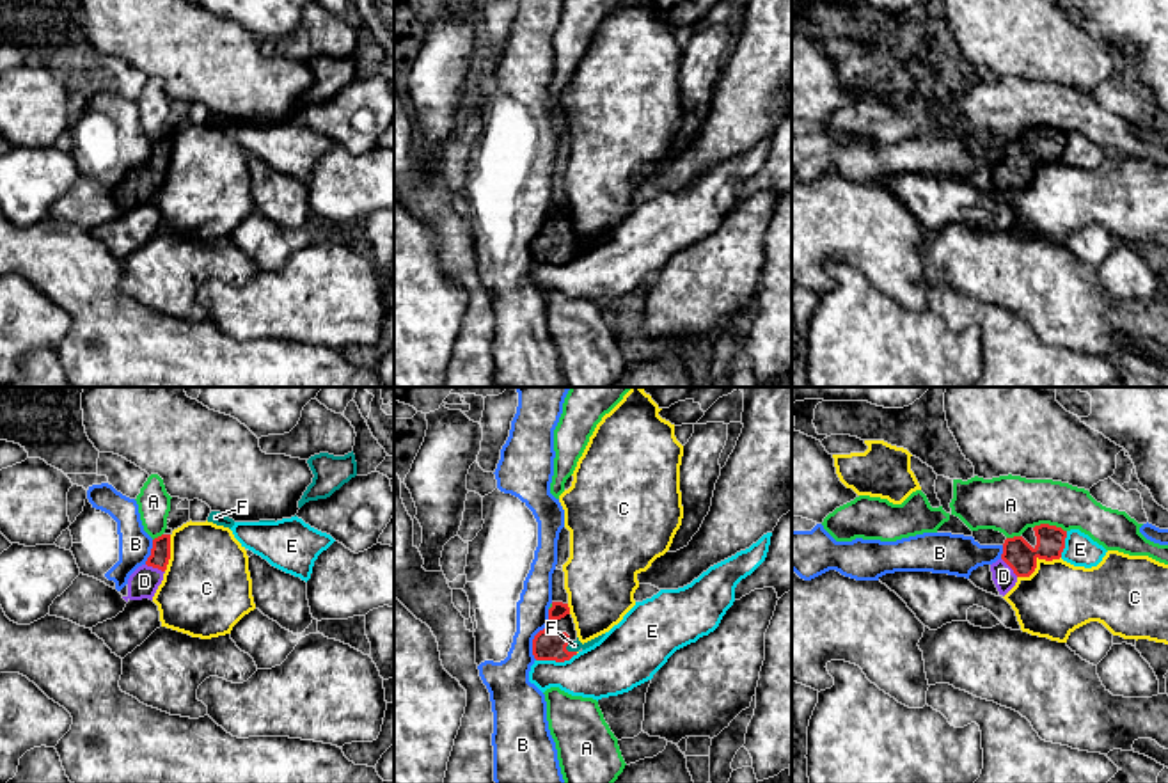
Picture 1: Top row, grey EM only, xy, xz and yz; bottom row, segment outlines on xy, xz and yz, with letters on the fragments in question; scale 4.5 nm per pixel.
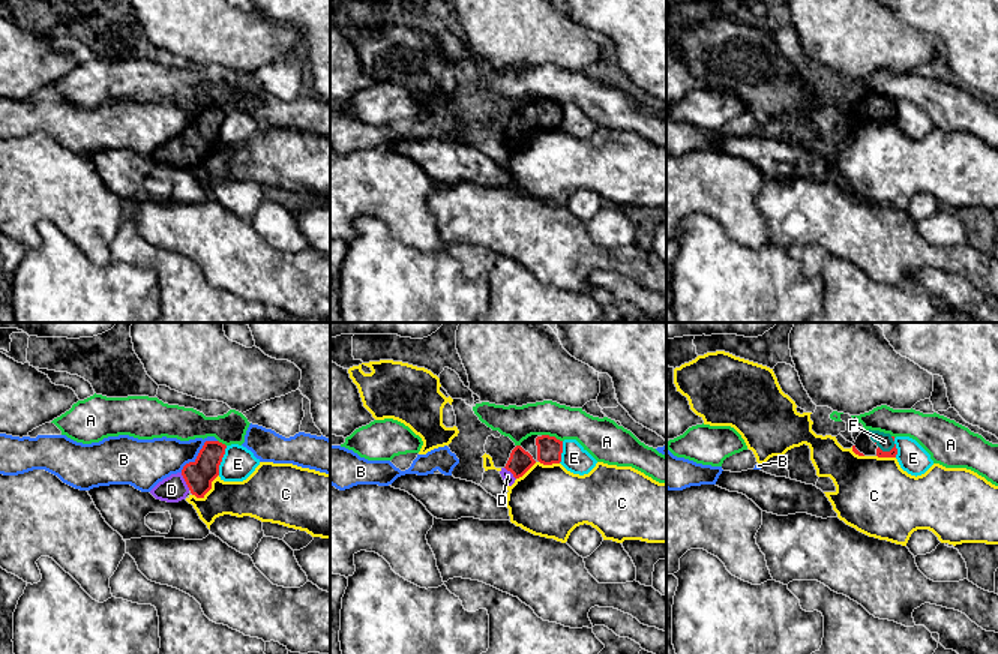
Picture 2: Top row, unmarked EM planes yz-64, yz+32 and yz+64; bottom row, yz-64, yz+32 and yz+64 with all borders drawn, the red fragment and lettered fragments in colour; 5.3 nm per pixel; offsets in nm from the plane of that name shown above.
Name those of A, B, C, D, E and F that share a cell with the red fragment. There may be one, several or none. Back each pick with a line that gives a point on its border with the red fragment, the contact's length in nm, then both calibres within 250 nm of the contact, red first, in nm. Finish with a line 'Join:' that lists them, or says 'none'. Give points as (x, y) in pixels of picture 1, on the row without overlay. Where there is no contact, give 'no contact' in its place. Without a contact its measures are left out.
D: contact xy (155, 169); length 100 nm; calibres 90 and 140 nm
F: contact xz (567, 253); length 70 nm; calibres 130 and 50 nm
Join: D, F

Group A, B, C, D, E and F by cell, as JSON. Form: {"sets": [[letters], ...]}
{"sets": [["A", "B"], ["C"], ["D", "F"], ["E"]]}

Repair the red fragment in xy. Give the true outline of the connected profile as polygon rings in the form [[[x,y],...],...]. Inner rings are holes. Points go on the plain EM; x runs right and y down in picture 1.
[[[162,137],[153,142],[151,158],[147,163],[138,169],[128,181],[128,197],[122,199],[128,202],[153,202],[158,188],[163,183],[170,162],[170,137]]]

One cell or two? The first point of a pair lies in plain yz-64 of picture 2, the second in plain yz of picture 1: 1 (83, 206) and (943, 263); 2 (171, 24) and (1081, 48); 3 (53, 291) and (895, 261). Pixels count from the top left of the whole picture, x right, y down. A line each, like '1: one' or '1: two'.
1: two
2: one
3: two

